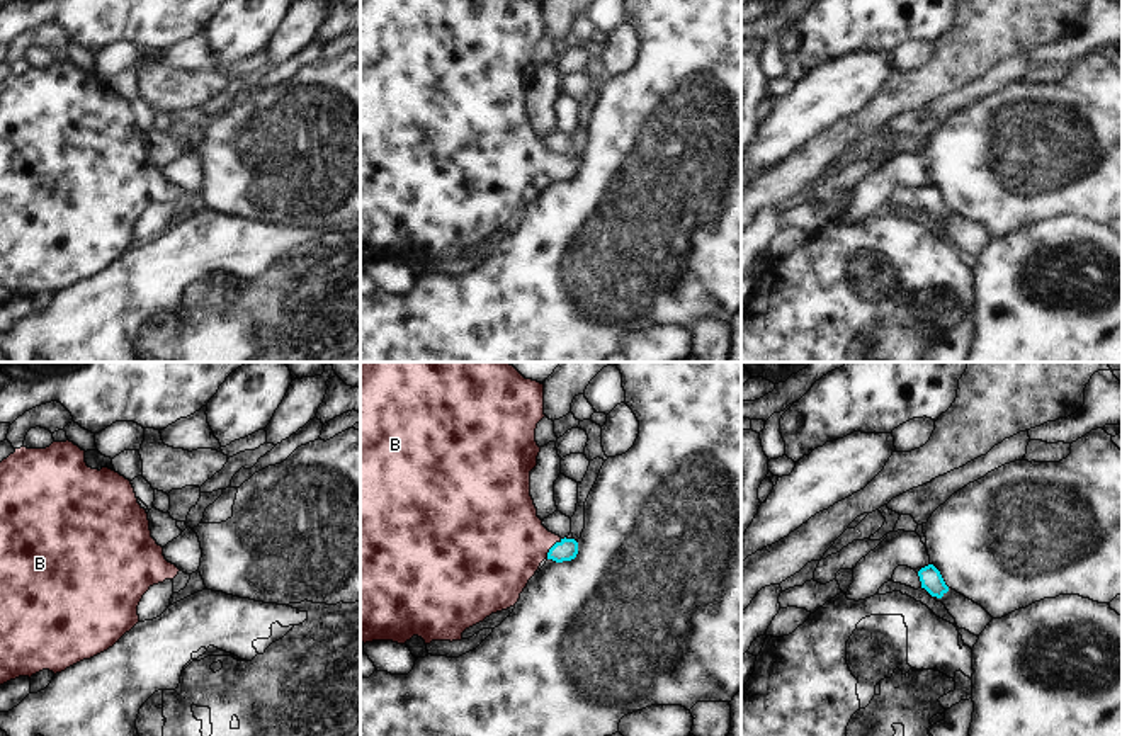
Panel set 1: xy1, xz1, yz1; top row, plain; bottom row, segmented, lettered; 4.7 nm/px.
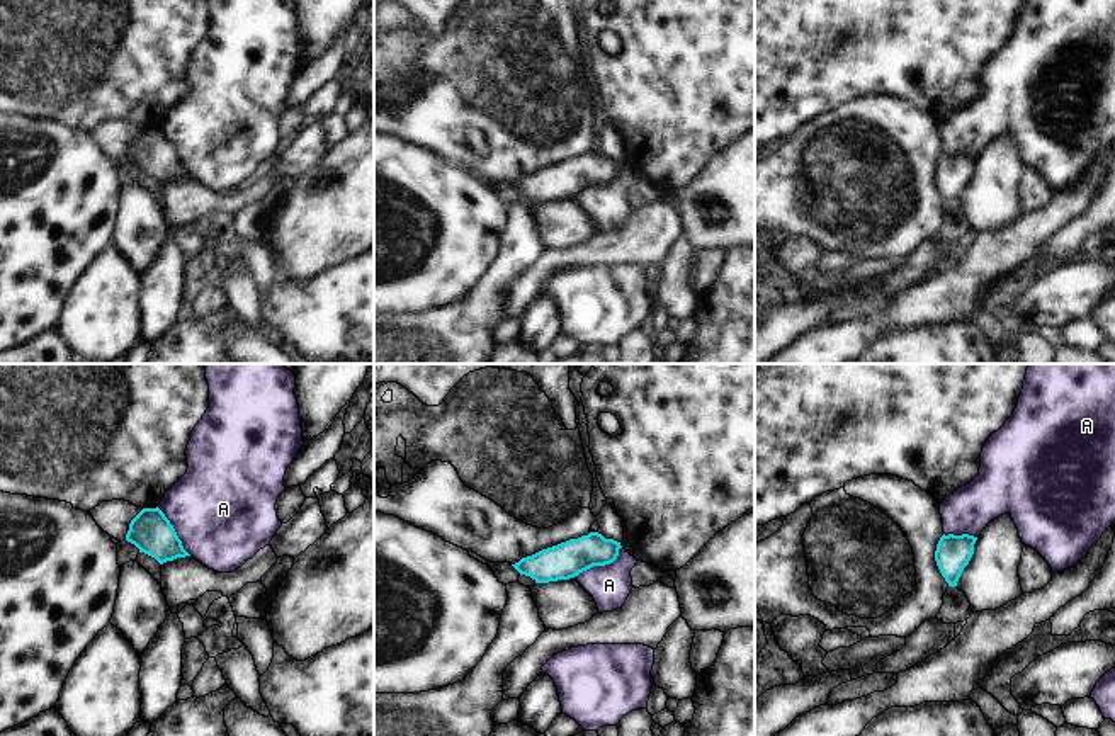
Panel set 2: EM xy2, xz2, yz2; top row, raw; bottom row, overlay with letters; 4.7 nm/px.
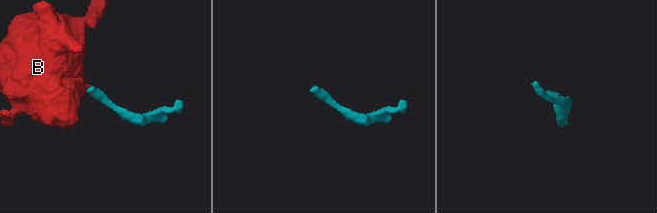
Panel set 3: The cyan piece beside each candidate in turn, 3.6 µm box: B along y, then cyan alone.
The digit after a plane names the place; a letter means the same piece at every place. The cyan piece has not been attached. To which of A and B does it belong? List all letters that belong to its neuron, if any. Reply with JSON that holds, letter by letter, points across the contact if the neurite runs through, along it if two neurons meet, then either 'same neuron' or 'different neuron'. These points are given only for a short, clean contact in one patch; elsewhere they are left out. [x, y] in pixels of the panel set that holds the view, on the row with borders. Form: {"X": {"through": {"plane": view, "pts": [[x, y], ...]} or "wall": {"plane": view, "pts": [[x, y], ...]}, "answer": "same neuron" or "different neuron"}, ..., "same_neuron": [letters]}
{"A": {"answer": "different neuron"}, "B": {"through": {"plane": "xz1", "pts": [[566, 549], [551, 548], [539, 543], [498, 543]]}, "answer": "same neuron"}, "same_neuron": ["B"]}

